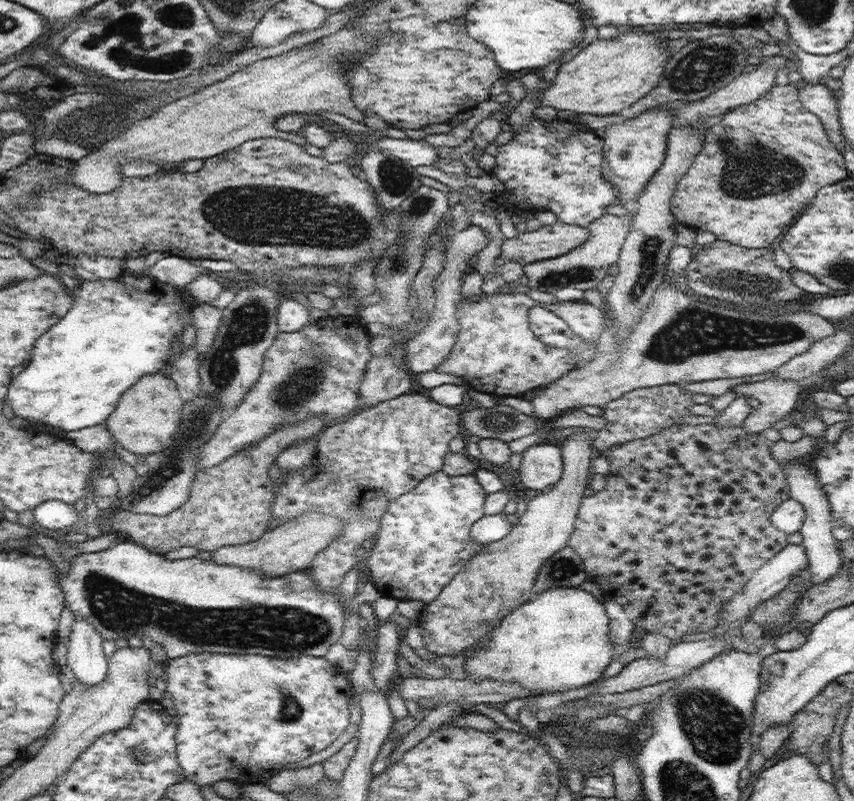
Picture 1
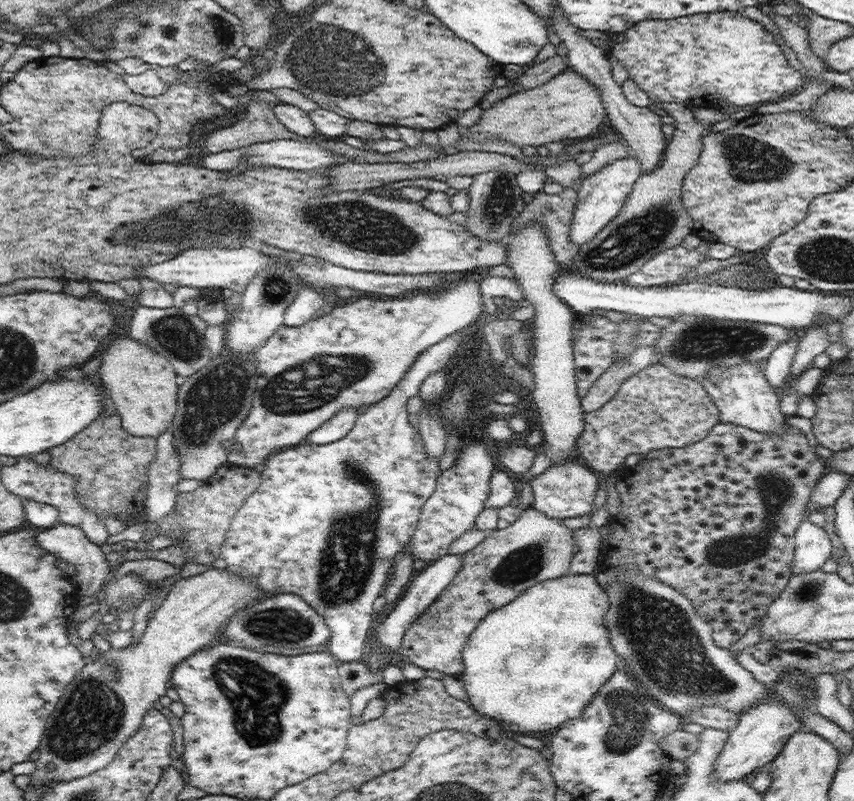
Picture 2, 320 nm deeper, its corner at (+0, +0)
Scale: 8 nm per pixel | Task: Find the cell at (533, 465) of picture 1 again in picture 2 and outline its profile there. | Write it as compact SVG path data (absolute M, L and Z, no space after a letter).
M578 458L567 459L565 462L552 462L544 473L536 475L529 482L534 496L532 507L550 518L586 516L594 508L594 498L598 489L596 472Z

